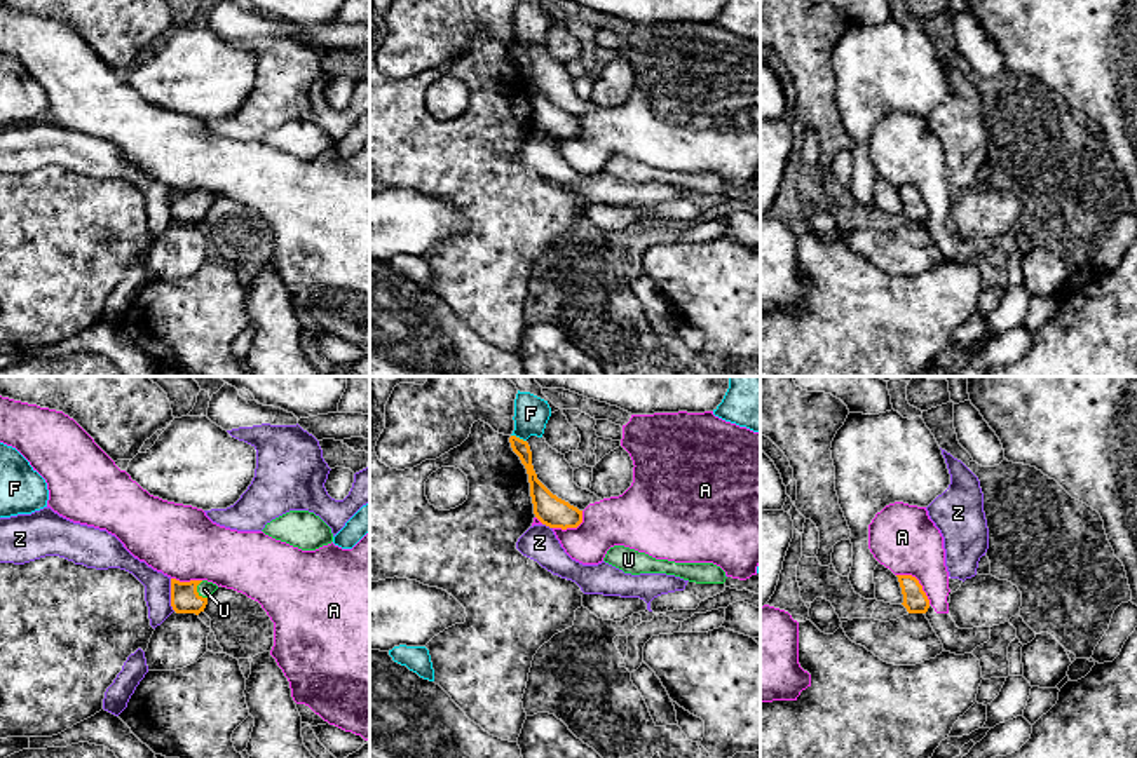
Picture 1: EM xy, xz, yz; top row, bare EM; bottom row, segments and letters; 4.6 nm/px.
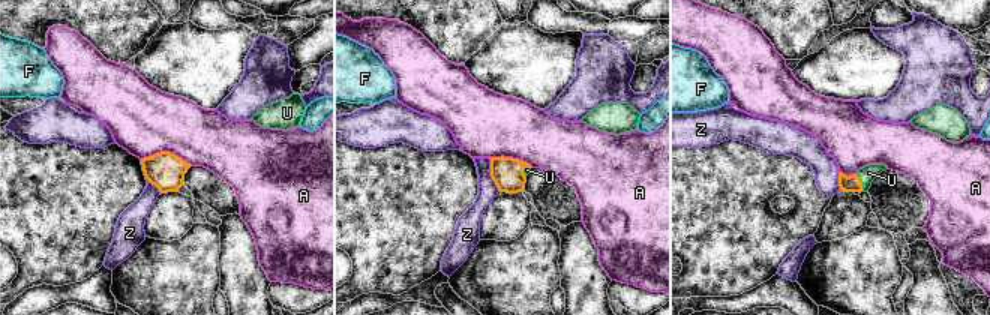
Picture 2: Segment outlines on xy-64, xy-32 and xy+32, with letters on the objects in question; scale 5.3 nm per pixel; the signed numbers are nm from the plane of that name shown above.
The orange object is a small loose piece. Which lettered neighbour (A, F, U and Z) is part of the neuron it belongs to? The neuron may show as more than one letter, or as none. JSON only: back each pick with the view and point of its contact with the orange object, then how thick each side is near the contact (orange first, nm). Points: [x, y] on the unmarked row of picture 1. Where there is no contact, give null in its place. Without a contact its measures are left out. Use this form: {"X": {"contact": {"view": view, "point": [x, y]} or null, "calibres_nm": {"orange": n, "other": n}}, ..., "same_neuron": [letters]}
{"U": {"contact": {"view": "xy", "point": [196, 201]}, "calibres_nm": {"orange": 130, "other": 70}}, "same_neuron": ["U"]}

